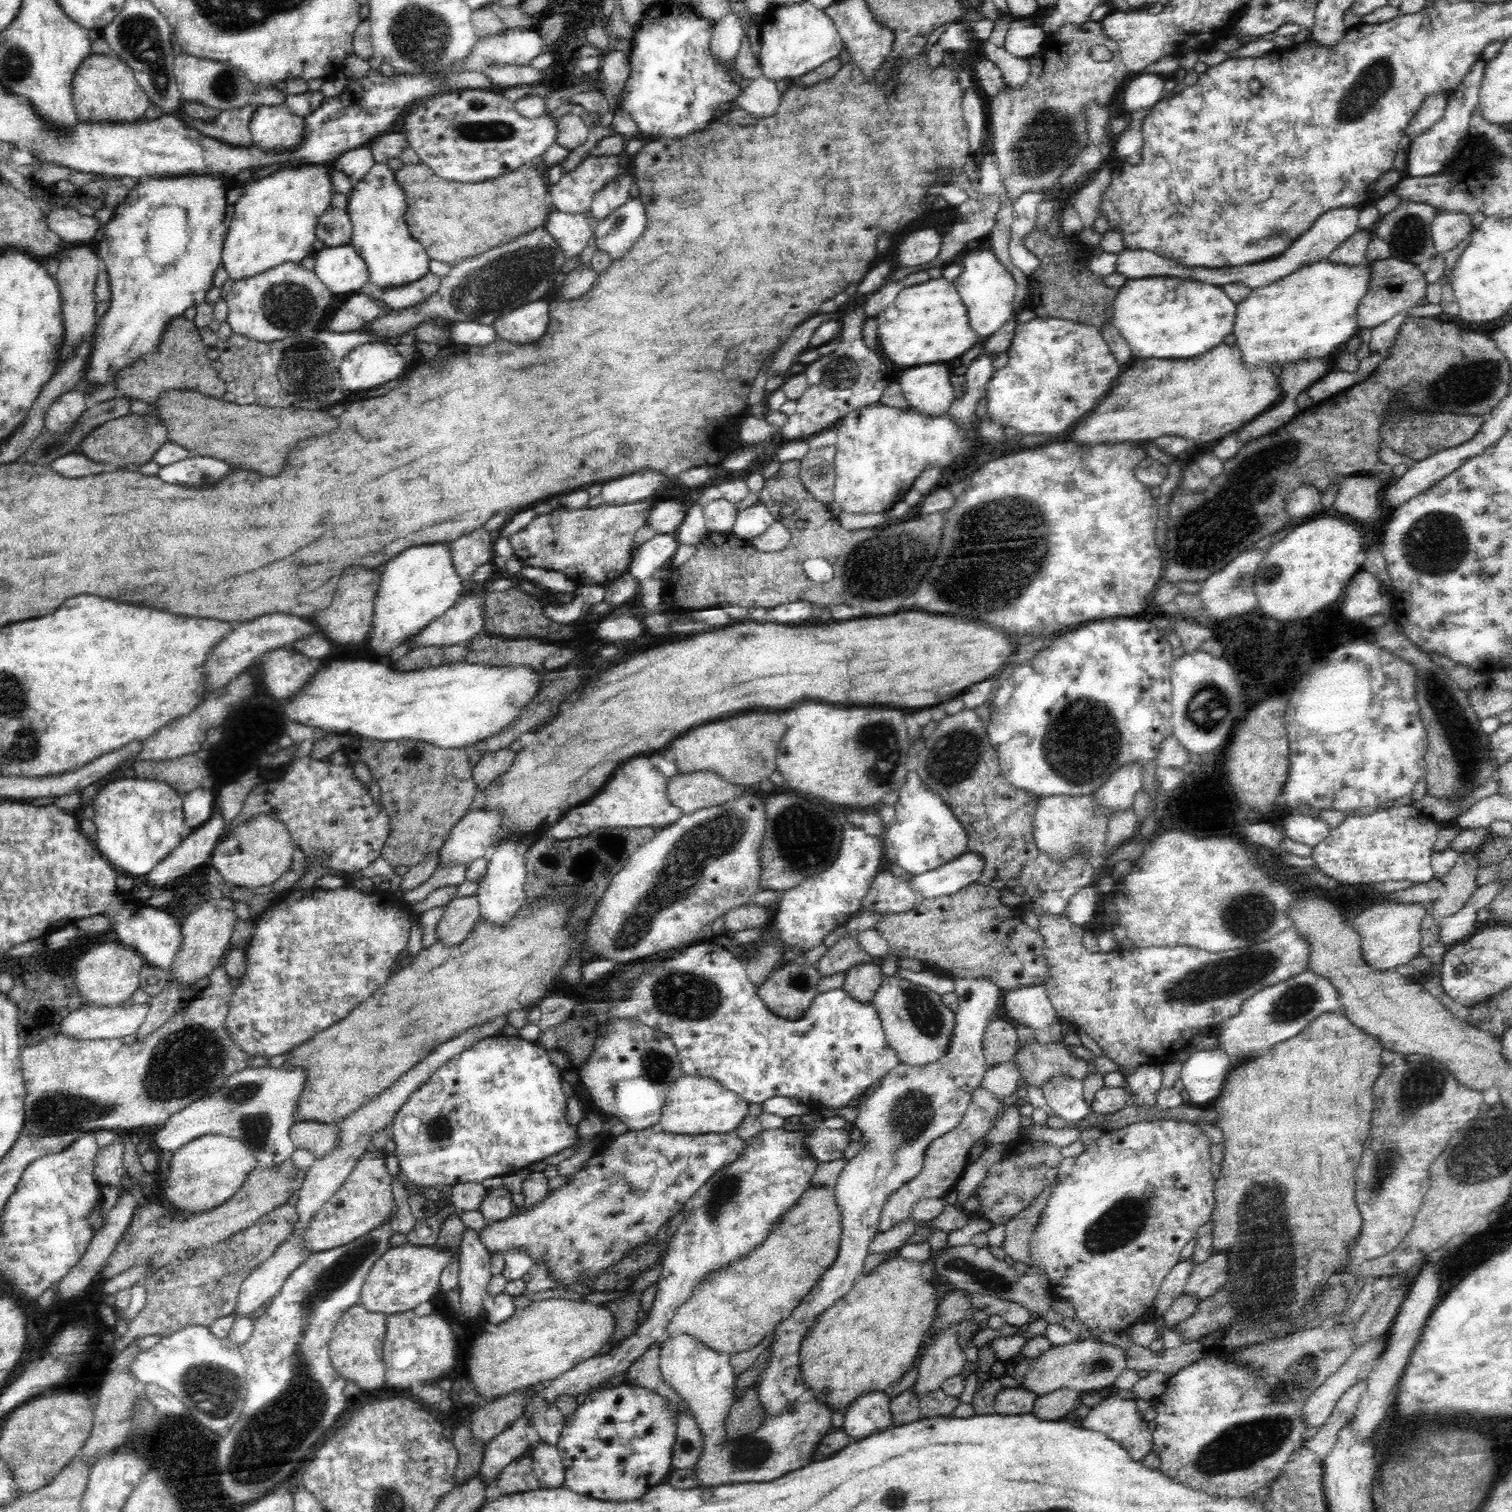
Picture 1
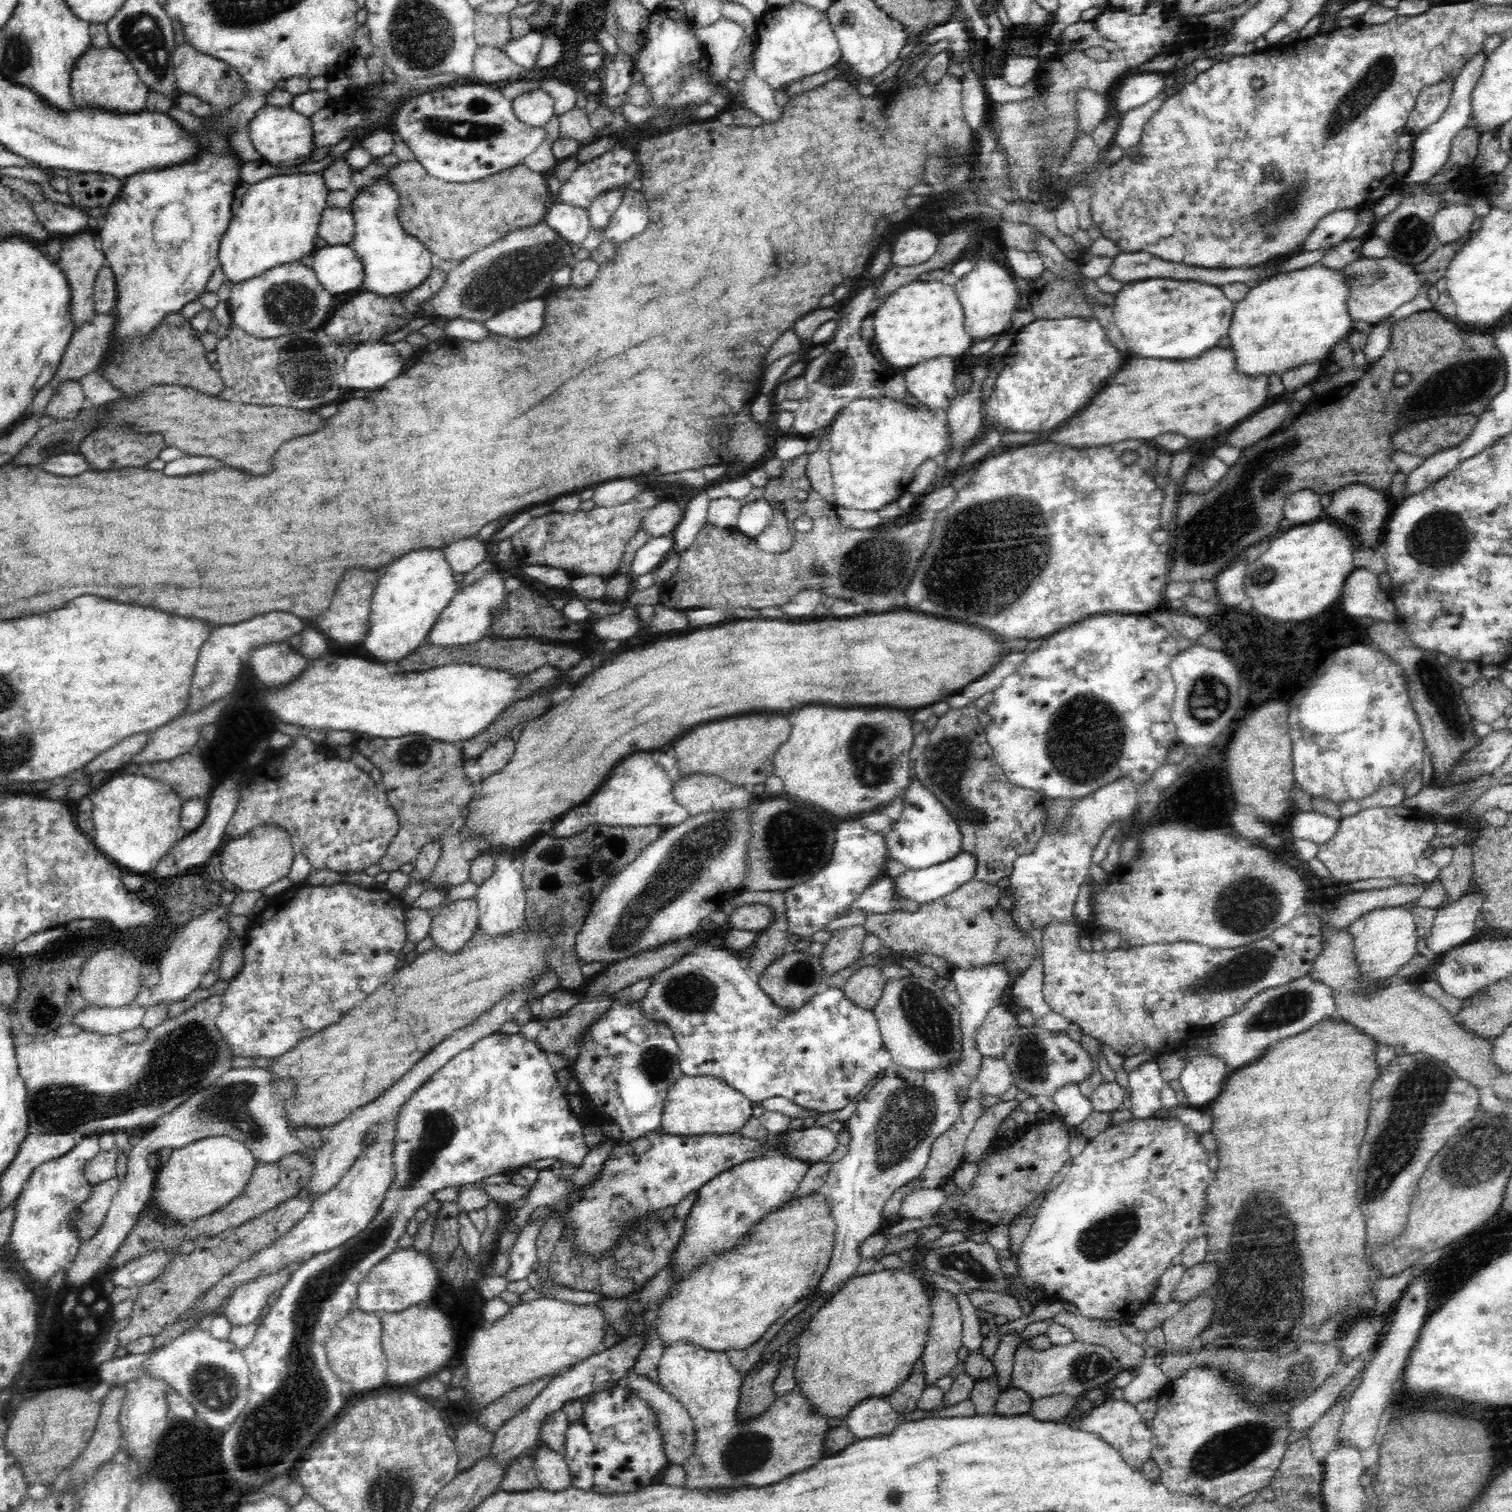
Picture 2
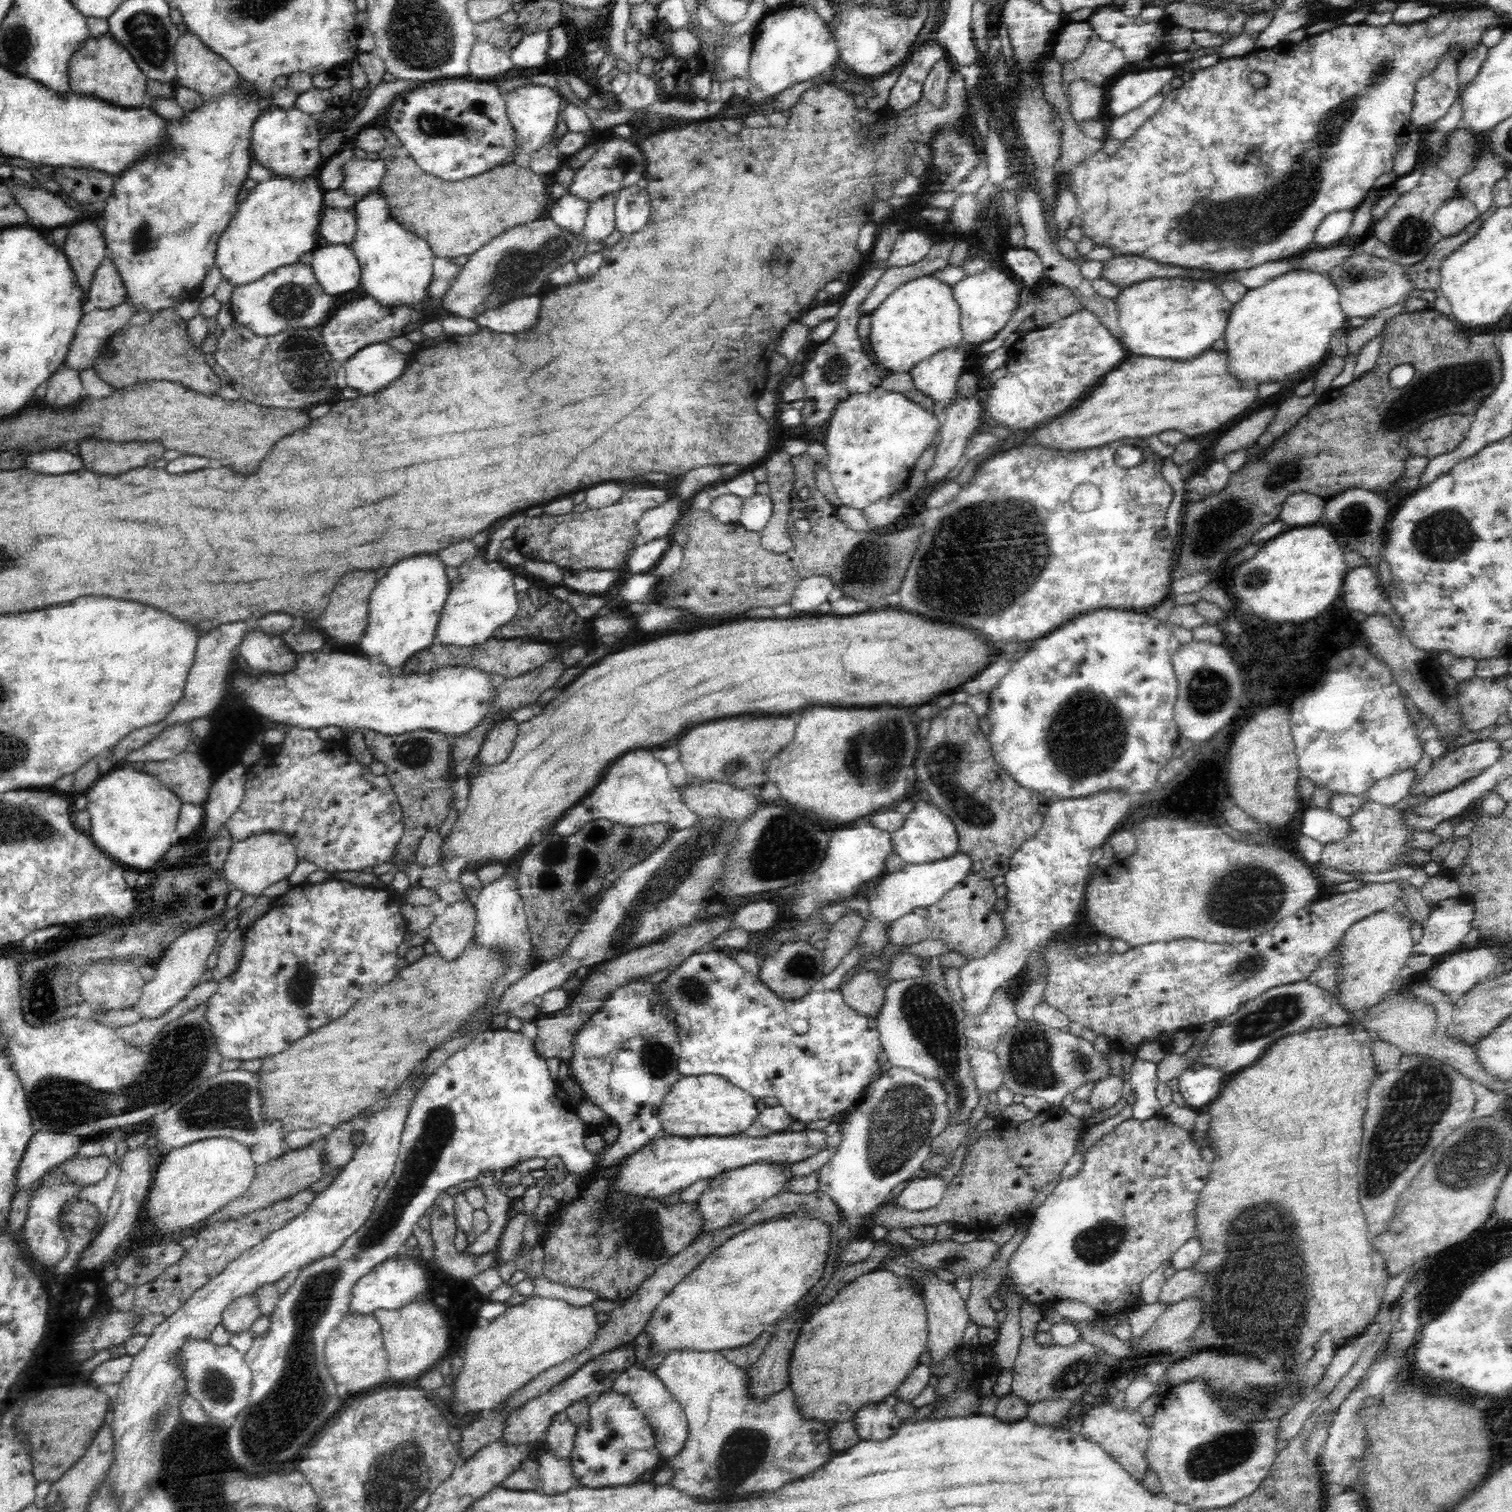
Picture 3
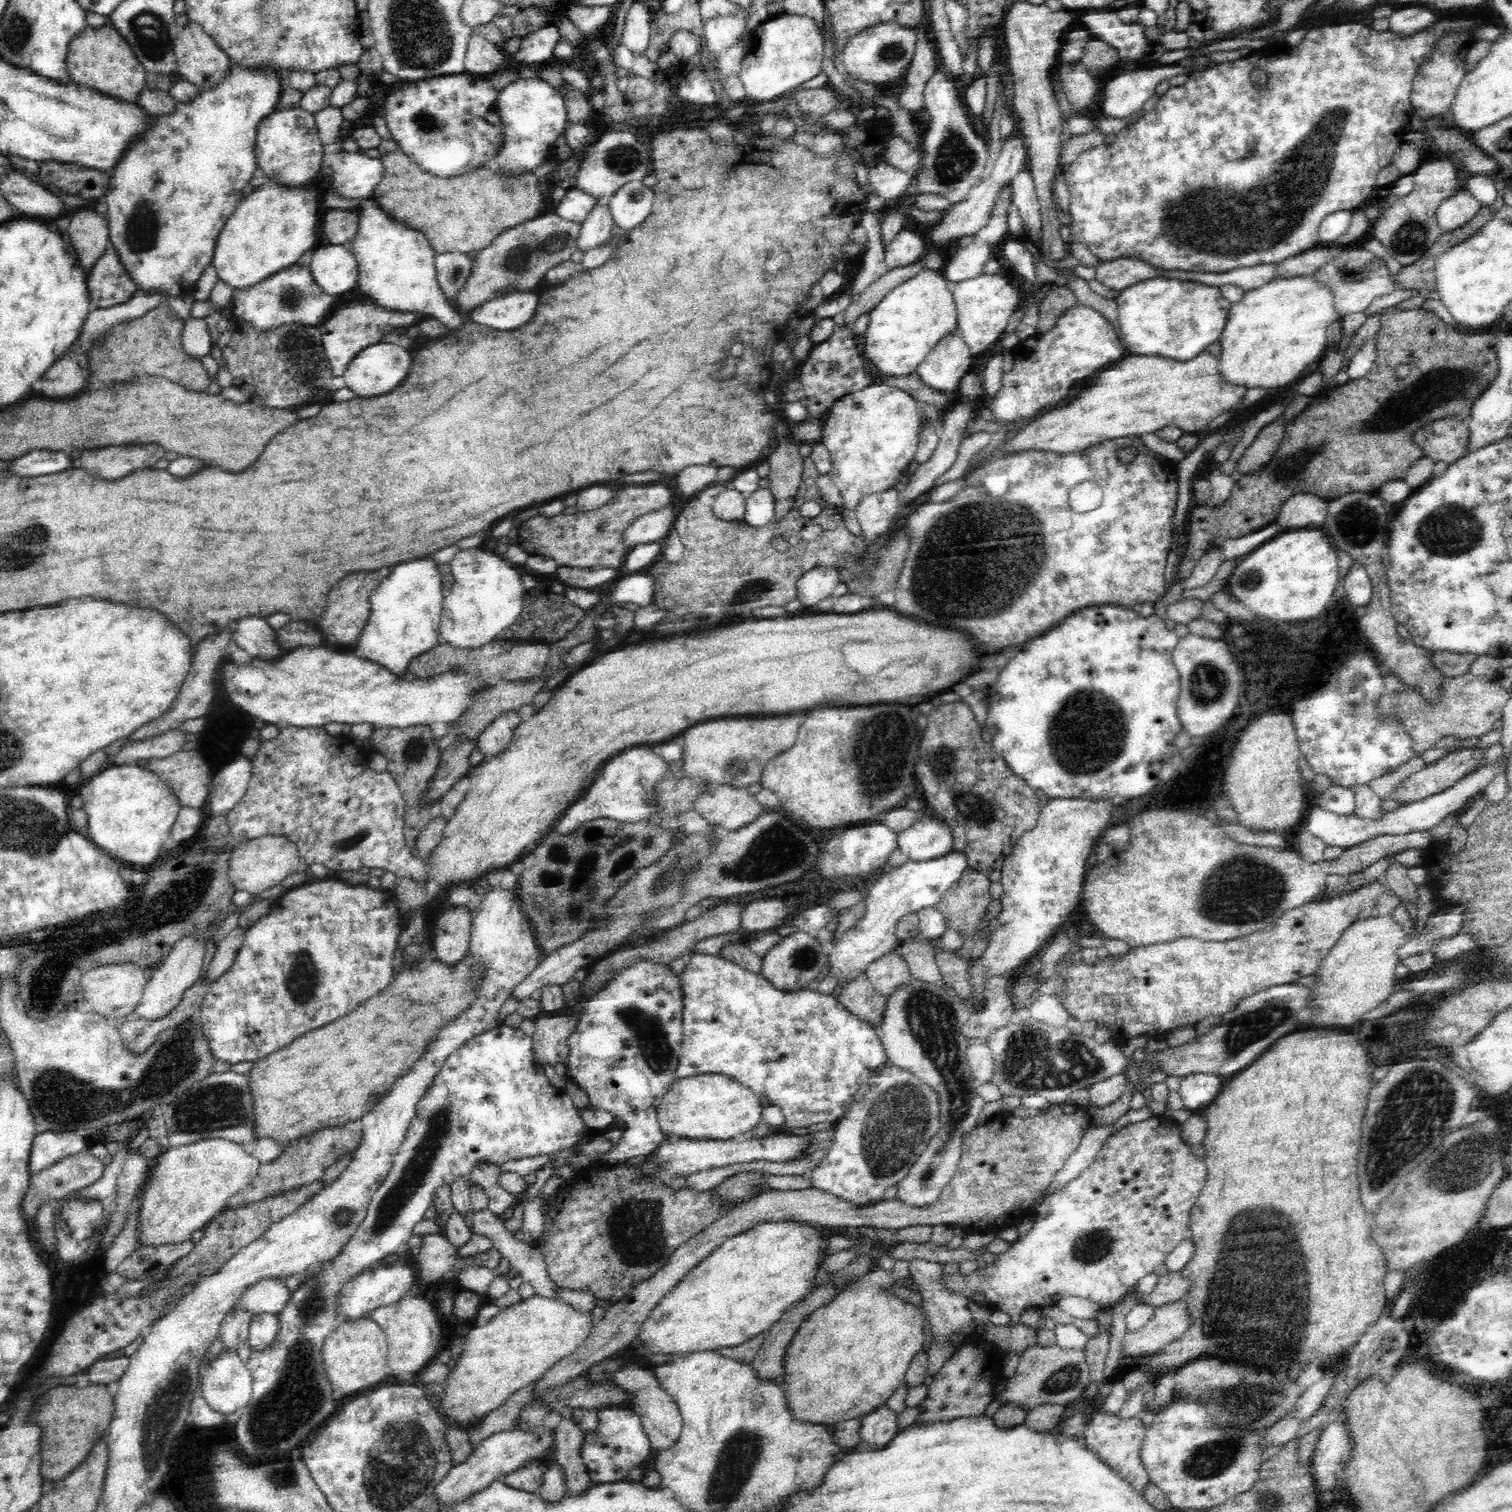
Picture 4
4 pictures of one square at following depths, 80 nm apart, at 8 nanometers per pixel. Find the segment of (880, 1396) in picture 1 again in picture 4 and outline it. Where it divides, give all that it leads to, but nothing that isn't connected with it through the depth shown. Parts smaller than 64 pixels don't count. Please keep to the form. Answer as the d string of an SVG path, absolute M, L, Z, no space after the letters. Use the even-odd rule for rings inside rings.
M888 1405L875 1408L861 1419L860 1434L868 1446L877 1451L890 1444L898 1430L898 1413L892 1411Z

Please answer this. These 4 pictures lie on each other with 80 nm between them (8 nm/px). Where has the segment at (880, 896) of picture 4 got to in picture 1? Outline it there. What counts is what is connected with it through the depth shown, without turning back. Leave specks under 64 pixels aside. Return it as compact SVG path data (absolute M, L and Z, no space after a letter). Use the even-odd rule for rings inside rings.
M966 851L954 860L940 865L930 872L922 872L918 876L909 876L910 887L920 900L951 895L968 884L977 882L984 870L984 861L980 855Z

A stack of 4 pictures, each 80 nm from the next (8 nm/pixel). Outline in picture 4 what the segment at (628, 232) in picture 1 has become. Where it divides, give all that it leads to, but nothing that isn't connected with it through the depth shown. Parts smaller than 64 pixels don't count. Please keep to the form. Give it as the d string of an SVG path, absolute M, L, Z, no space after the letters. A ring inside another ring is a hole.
M632 180L621 185L610 196L602 196L598 202L608 203L615 224L625 233L650 216L655 202L655 191L654 188L644 185L642 180Z

